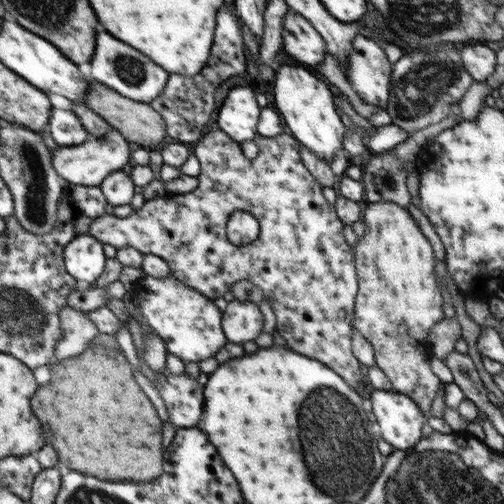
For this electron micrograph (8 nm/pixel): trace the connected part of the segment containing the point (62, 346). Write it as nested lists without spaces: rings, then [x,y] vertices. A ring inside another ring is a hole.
[[[72,306],[61,310],[62,338],[56,344],[56,360],[82,354],[99,334],[97,326],[82,312]]]

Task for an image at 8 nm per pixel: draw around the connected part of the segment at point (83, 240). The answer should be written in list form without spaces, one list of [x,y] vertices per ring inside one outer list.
[[[78,235],[65,246],[65,267],[79,281],[93,284],[104,272],[106,256],[102,242],[89,235]]]

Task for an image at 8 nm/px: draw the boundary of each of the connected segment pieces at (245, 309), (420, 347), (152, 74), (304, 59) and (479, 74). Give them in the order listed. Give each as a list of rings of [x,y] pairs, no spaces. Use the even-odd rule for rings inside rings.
[[[236,298],[227,302],[223,326],[229,342],[242,345],[254,341],[263,332],[264,323],[264,315],[258,304]]]
[[[394,202],[364,203],[362,222],[366,230],[355,246],[359,289],[353,310],[353,328],[373,346],[375,364],[389,378],[391,390],[408,395],[418,403],[422,414],[428,418],[431,416],[432,401],[442,383],[429,365],[428,360],[432,353],[428,334],[432,326],[445,317],[442,311],[444,301],[434,278],[437,262],[432,245],[418,228],[409,210]]]
[[[102,32],[98,34],[96,52],[90,61],[90,76],[93,80],[118,91],[118,94],[136,102],[148,103],[164,92],[169,80],[169,71],[164,67],[154,64],[148,56],[138,52],[136,48],[116,40],[114,36]]]
[[[289,10],[283,20],[283,50],[281,57],[302,66],[317,69],[324,60],[325,40],[320,33],[294,10]]]
[[[486,44],[465,47],[460,54],[464,68],[475,81],[483,82],[495,71],[497,53]]]

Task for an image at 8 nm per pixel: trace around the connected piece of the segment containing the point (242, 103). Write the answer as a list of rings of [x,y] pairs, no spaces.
[[[252,88],[230,90],[217,113],[219,129],[239,143],[252,140],[260,133],[257,130],[260,106]]]

